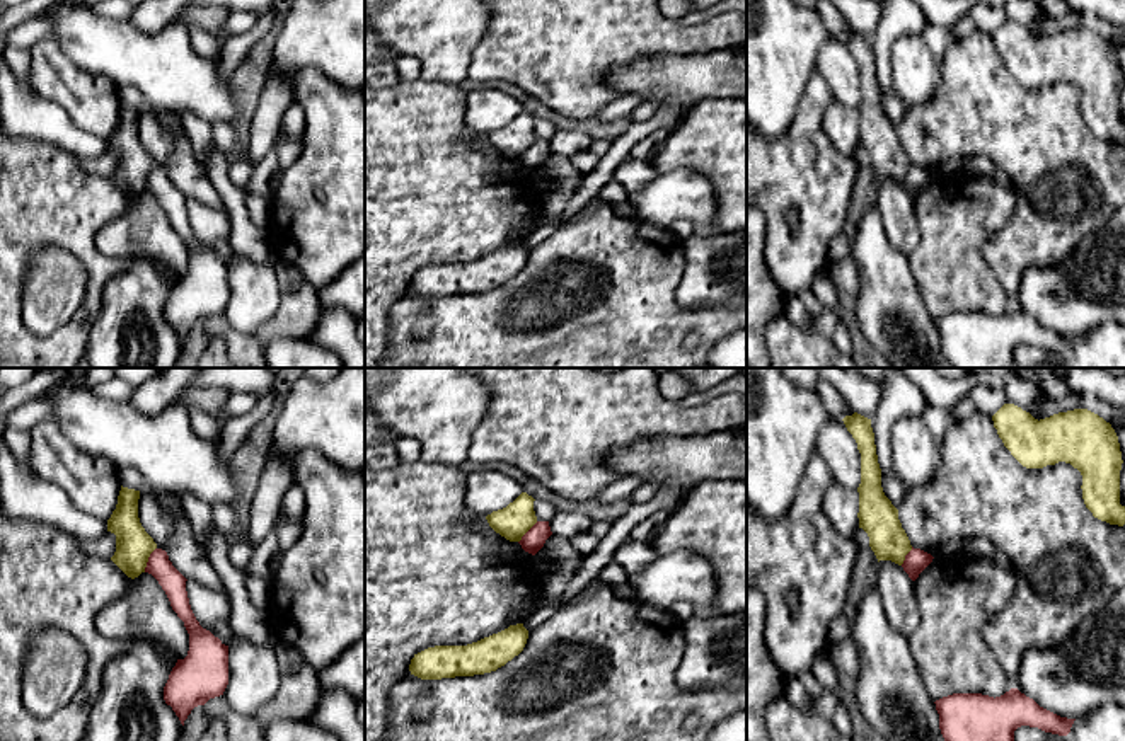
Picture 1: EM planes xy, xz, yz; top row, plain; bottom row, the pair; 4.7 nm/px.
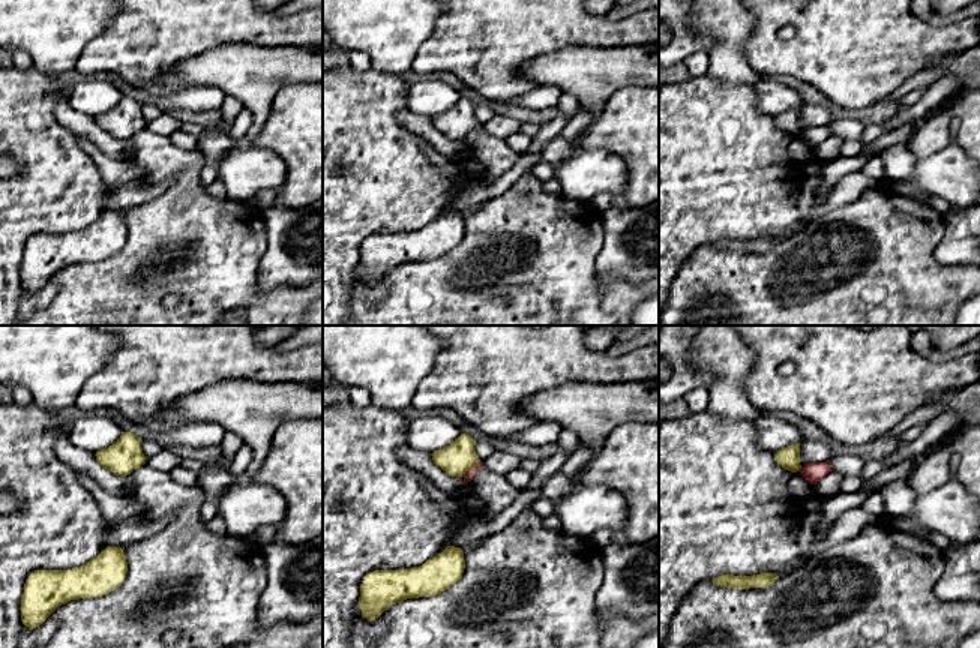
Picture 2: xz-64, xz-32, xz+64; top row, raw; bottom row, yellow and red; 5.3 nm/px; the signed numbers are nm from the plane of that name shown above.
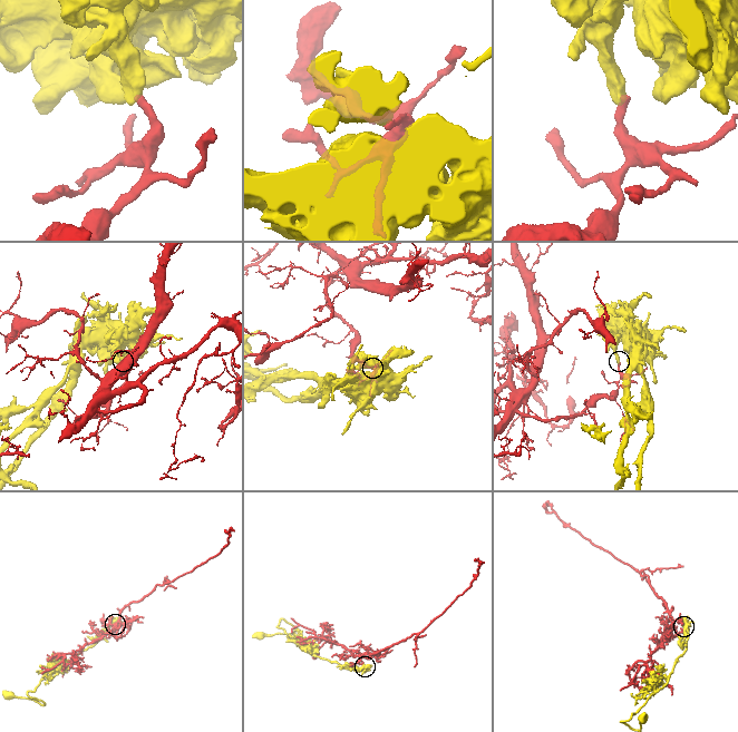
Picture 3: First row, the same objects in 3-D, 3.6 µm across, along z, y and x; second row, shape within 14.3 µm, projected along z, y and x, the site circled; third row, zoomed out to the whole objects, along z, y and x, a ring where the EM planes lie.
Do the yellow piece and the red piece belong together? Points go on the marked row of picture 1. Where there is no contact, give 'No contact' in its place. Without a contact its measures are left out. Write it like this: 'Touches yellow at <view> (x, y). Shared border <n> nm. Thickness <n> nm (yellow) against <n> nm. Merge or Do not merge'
Touches yellow at xy (147, 559). Shared border 130 nm. Thickness 180 nm (yellow) against 110 nm. Do not merge

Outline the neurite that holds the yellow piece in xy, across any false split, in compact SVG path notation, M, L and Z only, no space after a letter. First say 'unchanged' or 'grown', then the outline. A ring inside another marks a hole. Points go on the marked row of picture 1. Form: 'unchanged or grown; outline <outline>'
unchanged; outline M121 485L116 509L107 520L107 531L116 535L111 560L131 579L145 572L150 554L157 549L138 518L140 491Z

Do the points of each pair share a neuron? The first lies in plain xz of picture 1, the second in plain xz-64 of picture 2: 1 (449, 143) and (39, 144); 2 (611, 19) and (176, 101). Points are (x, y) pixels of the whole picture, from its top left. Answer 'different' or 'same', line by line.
1: same
2: different

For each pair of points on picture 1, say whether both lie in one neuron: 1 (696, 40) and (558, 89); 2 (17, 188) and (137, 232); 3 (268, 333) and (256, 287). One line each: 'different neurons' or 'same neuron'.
1: same neuron
2: different neurons
3: different neurons

